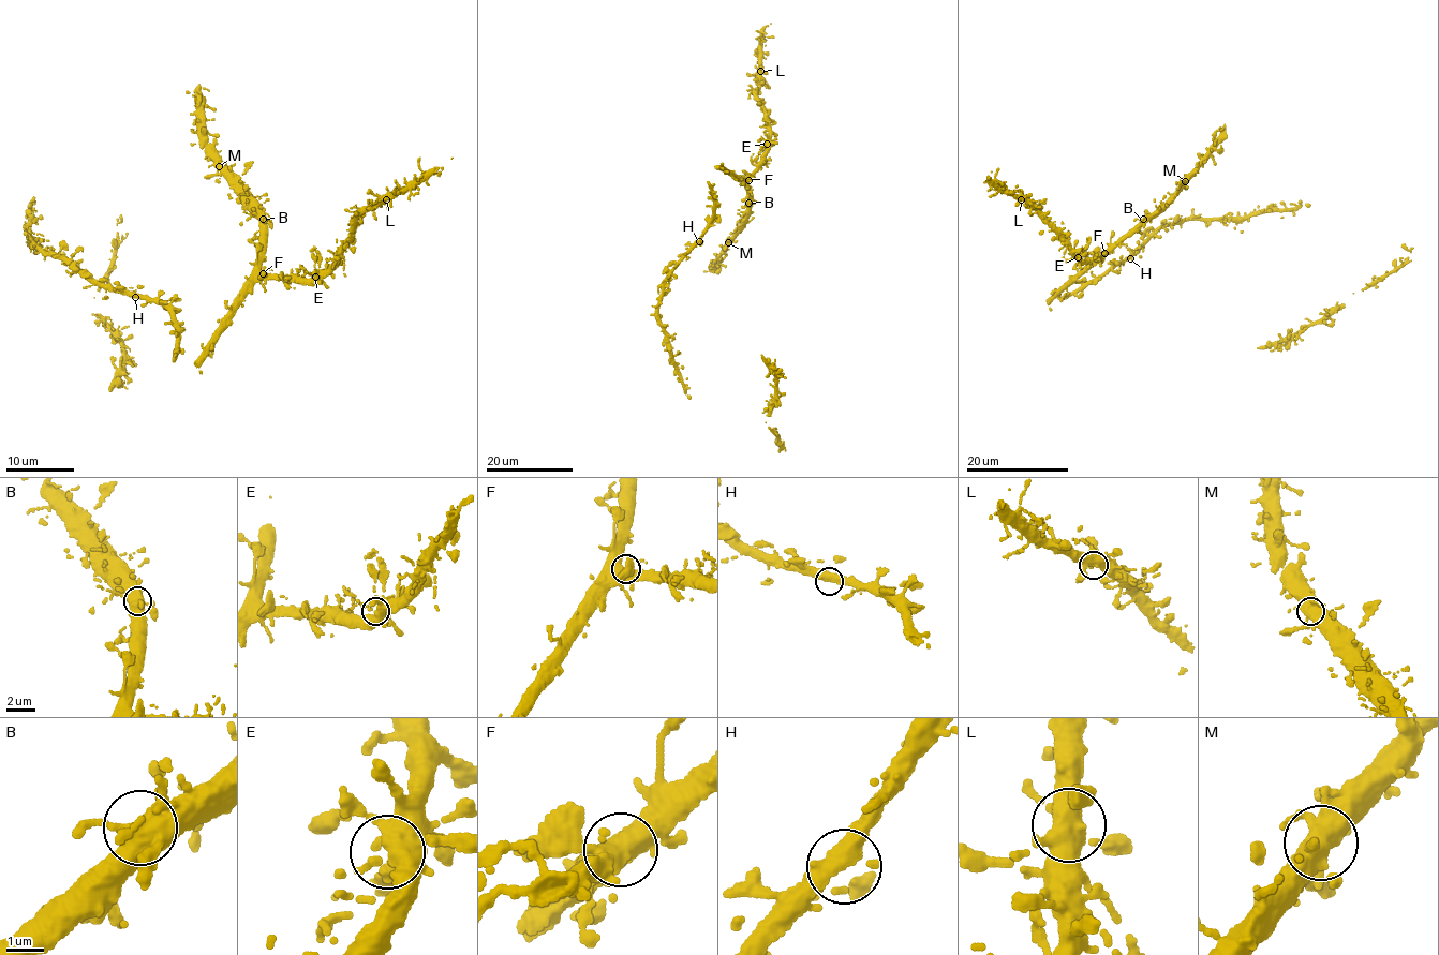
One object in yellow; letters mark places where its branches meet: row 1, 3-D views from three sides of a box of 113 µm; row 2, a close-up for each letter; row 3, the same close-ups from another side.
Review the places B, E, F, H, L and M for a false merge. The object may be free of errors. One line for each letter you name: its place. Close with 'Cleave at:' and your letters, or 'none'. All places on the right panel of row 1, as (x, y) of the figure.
Cleave at: none

